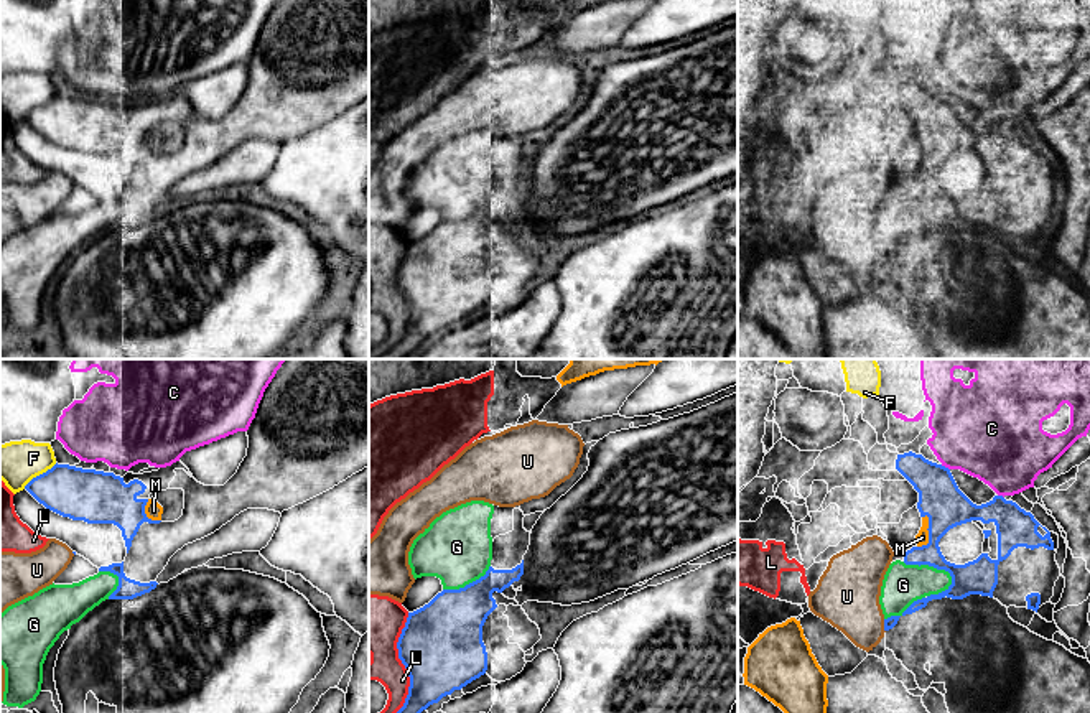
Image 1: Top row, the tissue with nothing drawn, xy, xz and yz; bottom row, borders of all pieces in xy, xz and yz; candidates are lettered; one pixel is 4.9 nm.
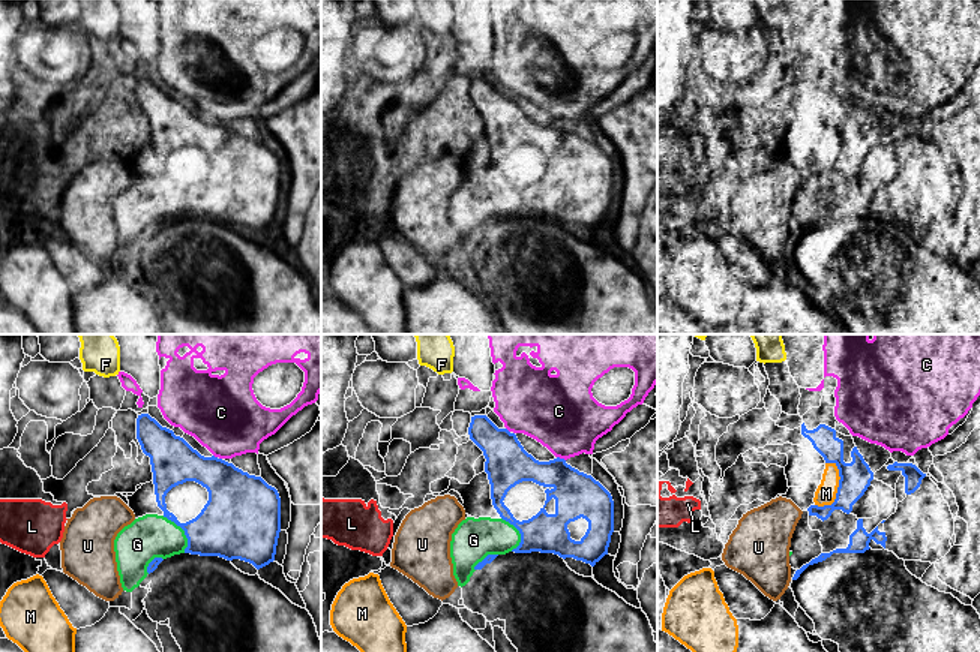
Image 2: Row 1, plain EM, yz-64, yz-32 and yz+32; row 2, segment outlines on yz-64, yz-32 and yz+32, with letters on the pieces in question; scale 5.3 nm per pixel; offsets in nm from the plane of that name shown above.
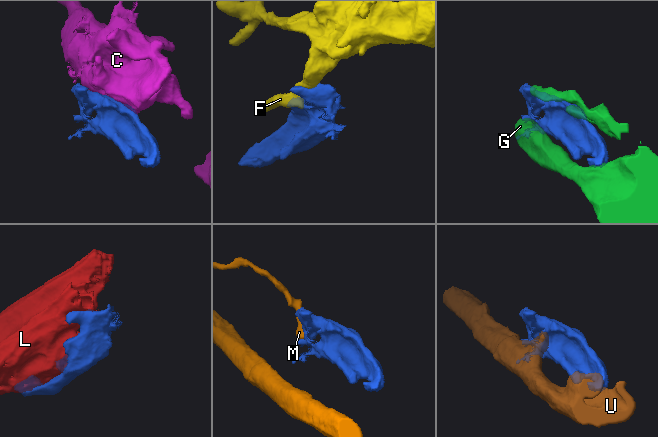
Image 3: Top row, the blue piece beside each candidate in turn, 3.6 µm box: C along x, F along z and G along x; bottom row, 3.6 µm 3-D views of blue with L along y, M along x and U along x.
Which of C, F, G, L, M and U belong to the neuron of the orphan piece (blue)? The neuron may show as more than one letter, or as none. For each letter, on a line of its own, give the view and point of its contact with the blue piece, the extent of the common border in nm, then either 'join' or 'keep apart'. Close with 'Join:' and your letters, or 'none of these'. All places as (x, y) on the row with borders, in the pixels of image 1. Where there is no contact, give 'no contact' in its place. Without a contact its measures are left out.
C: yz (944, 466) | 50 nm | keep apart
F: xy (40, 475) | 200 nm | keep apart
G: yz (931, 565) | 260 nm | join
L: xz (402, 662) | 500 nm | keep apart
M: yz (929, 534) | 170 nm | keep apart
U: yz (885, 626) | 60 nm | keep apart
Join: G

